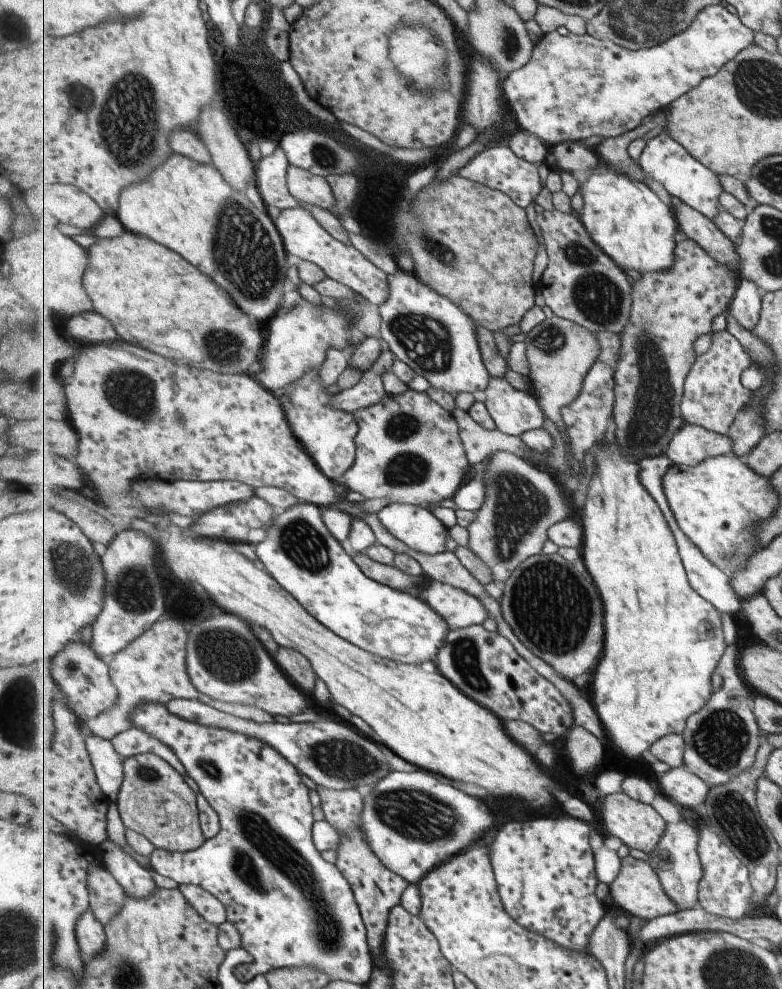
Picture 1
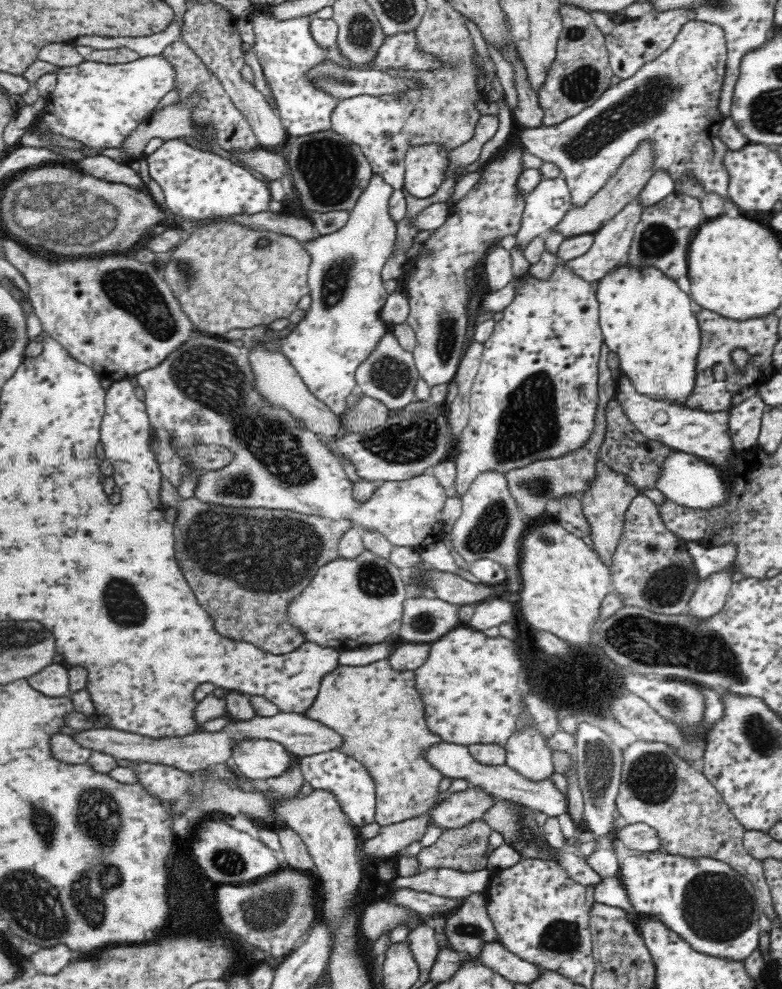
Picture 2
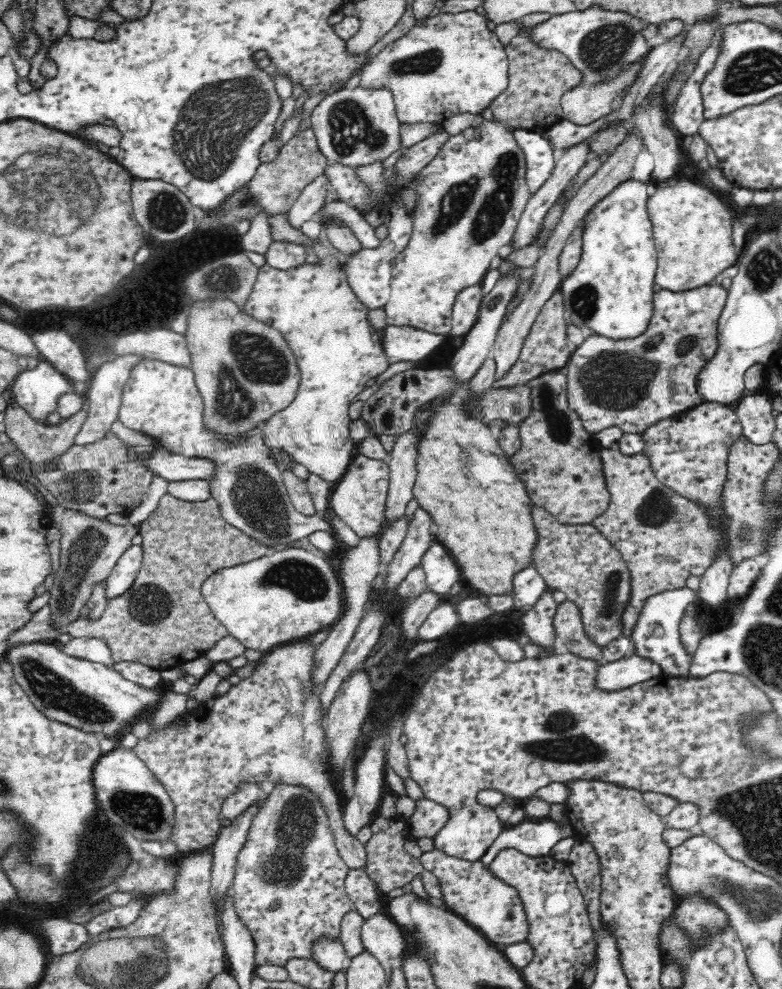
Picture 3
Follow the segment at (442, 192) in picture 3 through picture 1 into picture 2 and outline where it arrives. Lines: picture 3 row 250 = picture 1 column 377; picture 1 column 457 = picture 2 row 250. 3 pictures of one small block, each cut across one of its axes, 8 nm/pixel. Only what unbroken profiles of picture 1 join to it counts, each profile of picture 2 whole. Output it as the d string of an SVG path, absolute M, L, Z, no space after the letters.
M510 146L498 152L480 171L481 177L472 189L456 204L448 206L448 216L444 224L434 229L434 234L424 241L422 252L416 258L408 258L404 266L402 290L408 298L408 324L416 334L416 346L412 351L416 368L430 386L434 384L449 384L458 370L458 364L464 356L464 342L468 332L468 303L472 296L470 277L473 268L480 266L490 249L500 245L500 240L506 236L517 234L520 230L525 209L525 195L519 190L519 176L522 174L522 155L526 148Z

